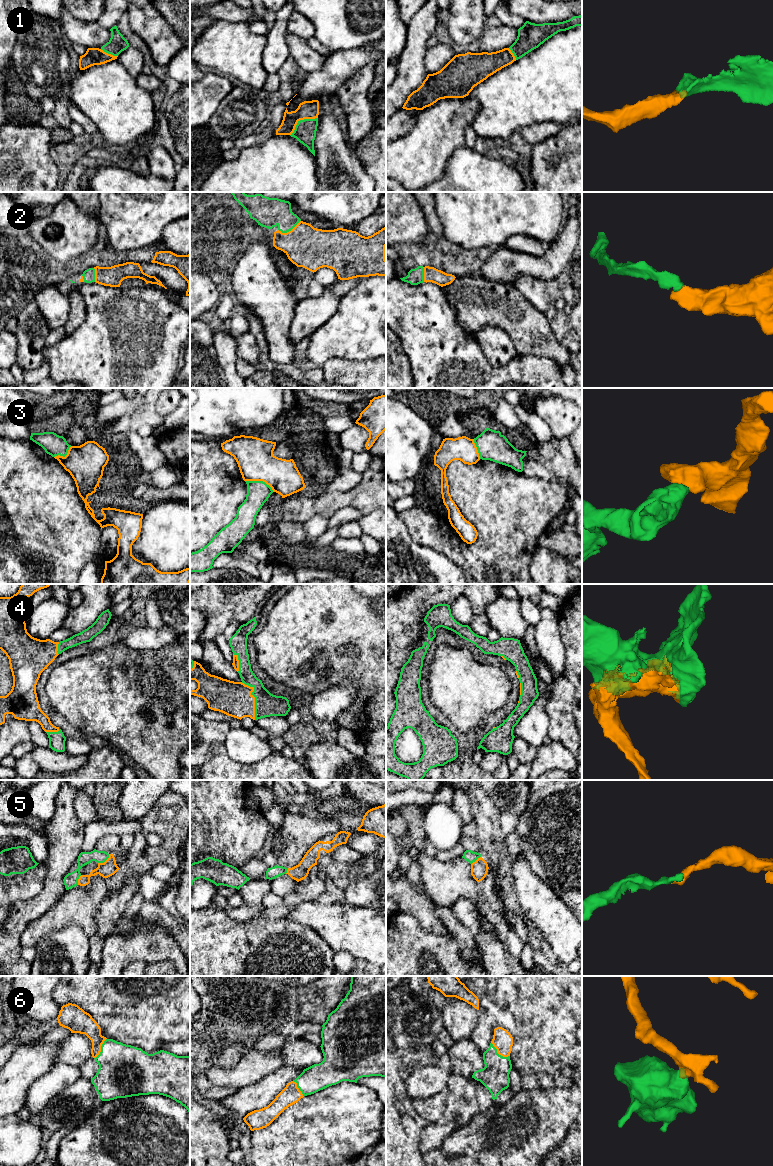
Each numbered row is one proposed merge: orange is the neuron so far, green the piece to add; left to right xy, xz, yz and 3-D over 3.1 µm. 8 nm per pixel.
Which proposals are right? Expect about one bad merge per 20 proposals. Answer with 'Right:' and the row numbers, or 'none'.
Right: 1, 2, 4, 5, 6

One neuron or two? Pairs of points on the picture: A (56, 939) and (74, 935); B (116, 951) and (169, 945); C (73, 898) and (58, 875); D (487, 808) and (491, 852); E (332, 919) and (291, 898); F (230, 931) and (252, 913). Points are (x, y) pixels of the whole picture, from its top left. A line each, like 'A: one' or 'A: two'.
A: one
B: one
C: two
D: one
E: two
F: two

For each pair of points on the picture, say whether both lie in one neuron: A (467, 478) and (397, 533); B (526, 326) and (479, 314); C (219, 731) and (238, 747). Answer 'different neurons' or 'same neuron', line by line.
A: different neurons
B: same neuron
C: different neurons

